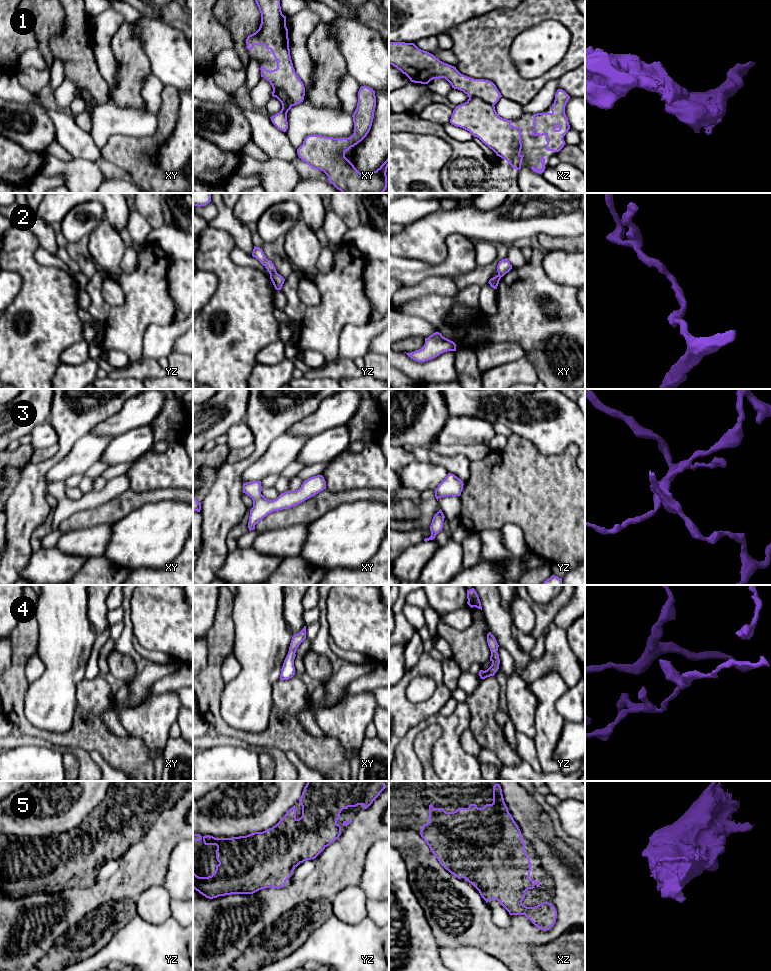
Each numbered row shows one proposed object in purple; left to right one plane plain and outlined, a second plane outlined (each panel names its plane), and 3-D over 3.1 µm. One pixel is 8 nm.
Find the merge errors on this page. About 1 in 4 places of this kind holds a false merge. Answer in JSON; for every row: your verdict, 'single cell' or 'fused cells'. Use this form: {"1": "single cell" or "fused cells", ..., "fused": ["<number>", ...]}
{"1": "single cell", "2": "fused cells", "3": "single cell", "4": "single cell", "5": "single cell", "fused": ["2"]}

